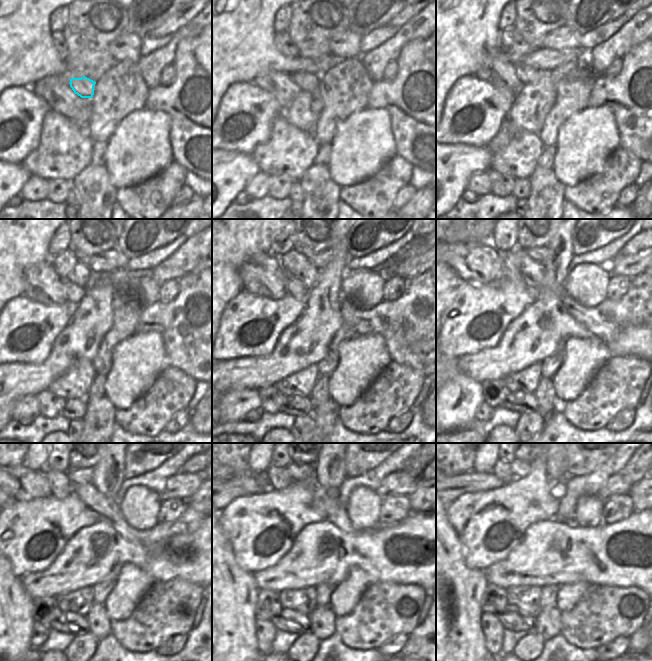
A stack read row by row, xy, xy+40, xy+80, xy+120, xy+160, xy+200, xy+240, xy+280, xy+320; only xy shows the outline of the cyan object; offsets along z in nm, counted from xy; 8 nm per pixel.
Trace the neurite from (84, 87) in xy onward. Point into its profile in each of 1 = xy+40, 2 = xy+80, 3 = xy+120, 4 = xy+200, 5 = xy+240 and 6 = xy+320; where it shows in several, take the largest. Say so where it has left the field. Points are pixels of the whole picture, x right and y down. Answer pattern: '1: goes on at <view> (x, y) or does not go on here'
1: goes on at xy+40 (306, 81)
2: goes on at xy+80 (526, 74)
3: goes on at xy+120 (75, 293)
4: goes on at xy+200 (507, 259)
5: goes on at xy+240 (60, 484)
6: goes on at xy+320 (504, 473)

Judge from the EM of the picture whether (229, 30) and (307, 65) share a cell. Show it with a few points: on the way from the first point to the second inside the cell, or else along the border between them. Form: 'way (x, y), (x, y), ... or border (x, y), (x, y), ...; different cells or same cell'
way (248, 49), (279, 63), (288, 64); same cell

